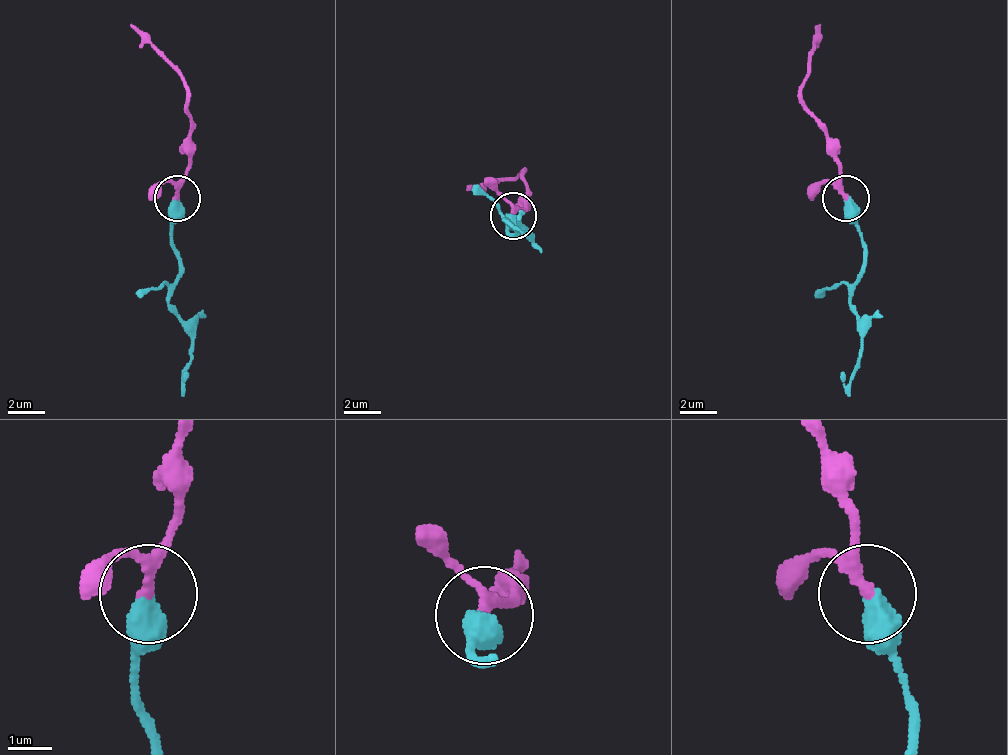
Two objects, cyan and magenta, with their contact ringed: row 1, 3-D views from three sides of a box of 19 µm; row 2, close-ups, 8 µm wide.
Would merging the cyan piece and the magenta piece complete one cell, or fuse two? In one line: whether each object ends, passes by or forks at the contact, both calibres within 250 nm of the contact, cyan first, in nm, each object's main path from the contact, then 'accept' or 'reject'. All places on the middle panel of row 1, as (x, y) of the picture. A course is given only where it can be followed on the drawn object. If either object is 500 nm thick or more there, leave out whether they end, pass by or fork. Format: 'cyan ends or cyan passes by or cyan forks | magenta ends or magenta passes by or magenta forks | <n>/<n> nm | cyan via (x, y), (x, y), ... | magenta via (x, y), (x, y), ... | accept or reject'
500/200 nm | cyan via (512, 216), (512, 235), (507, 221), (526, 230), (516, 216) | magenta via (512, 216), (526, 203), (526, 175), (521, 170), (465, 189) | accept

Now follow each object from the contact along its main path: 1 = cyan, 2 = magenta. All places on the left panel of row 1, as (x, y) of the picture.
1: (176, 199), (176, 259), (171, 311), (190, 339), (190, 366), (180, 394)
2: (176, 199), (190, 162), (190, 106), (185, 83), (129, 22)

